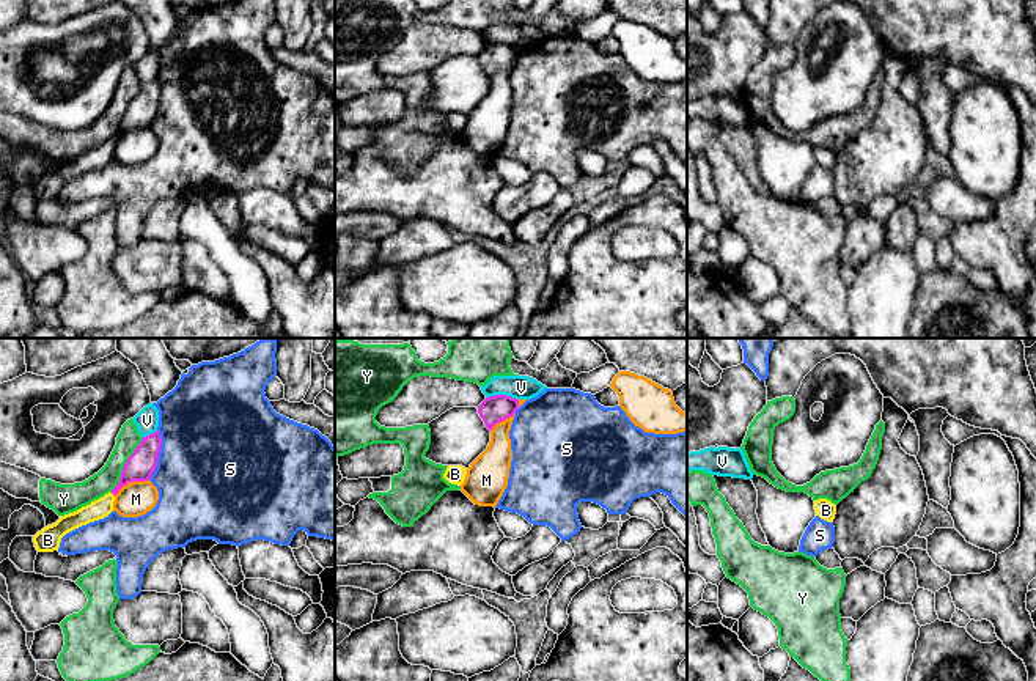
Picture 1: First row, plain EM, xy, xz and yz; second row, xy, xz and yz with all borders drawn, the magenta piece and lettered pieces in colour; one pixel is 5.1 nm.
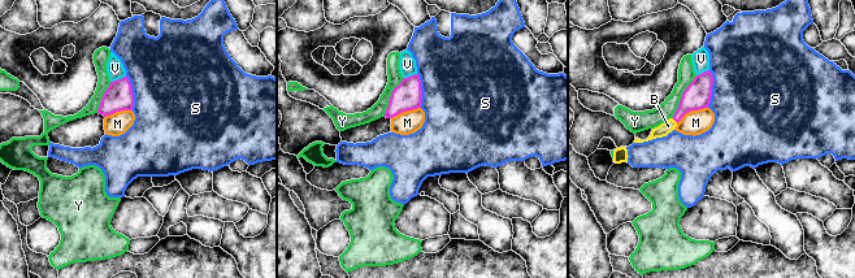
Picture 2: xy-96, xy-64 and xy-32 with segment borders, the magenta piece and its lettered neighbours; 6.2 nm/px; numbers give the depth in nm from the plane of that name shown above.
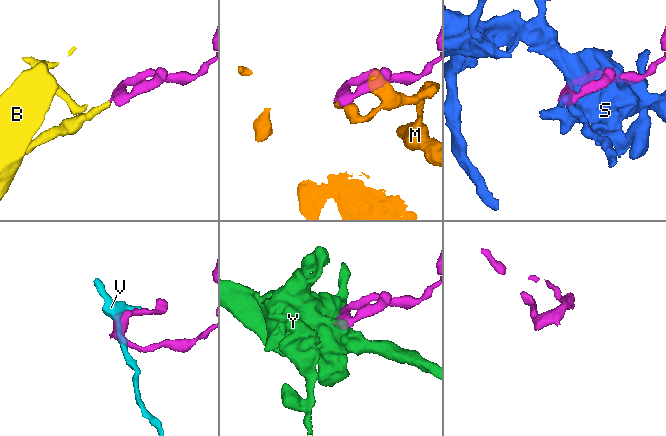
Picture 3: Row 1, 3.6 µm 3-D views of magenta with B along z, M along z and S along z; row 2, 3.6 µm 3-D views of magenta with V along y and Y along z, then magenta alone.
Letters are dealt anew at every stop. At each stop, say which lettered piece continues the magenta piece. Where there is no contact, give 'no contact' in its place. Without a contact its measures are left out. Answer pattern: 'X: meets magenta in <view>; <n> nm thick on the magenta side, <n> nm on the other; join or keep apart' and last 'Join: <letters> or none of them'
B: no contact; join
M: meets magenta in xy; 150 nm thick on the magenta side, 180 nm on the other; keep apart
S: meets magenta in xy; 150 nm thick on the magenta side, 500 nm on the other; keep apart
V: meets magenta in xz; 140 nm thick on the magenta side, 130 nm on the other; keep apart
Y: meets magenta in xy; 150 nm thick on the magenta side, 120 nm on the other; keep apart
Join: B

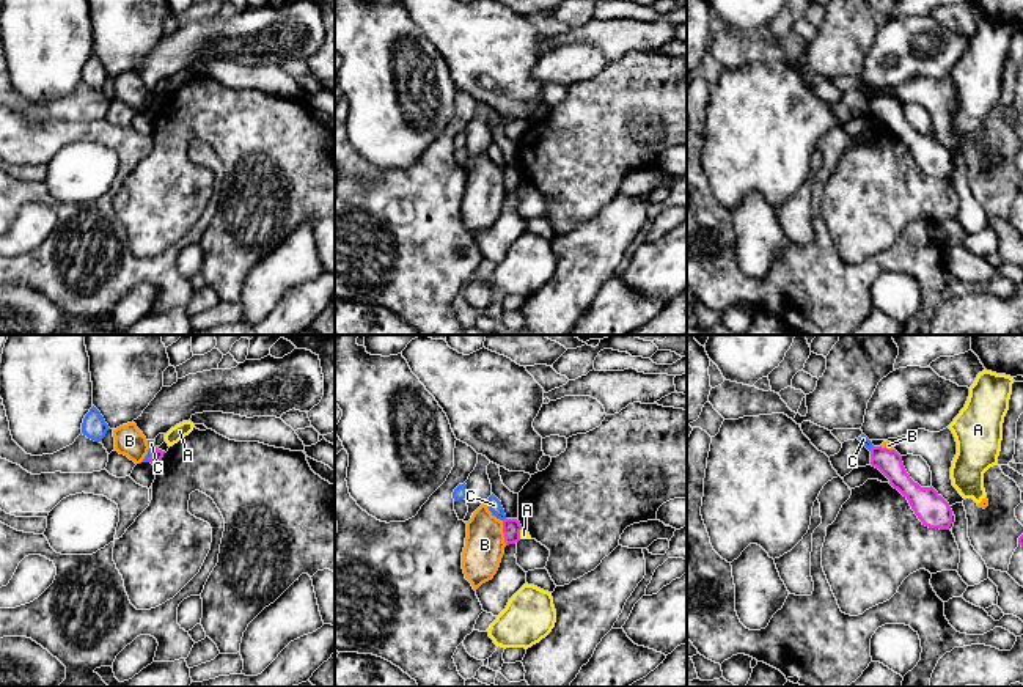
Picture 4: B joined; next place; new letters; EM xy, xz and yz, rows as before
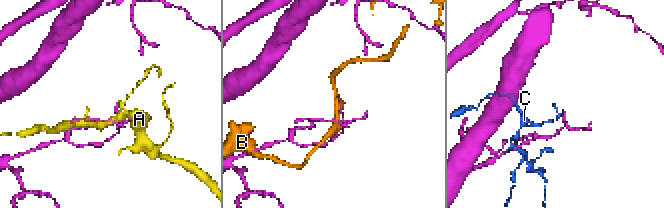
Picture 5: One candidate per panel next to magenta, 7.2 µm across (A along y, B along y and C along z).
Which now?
A: meets magenta in xz; 100 nm thick on the magenta side, 50 nm on the other; keep apart
B: meets magenta in xz; 100 nm thick on the magenta side, 200 nm on the other; keep apart
C: meets magenta in xy; 70 nm thick on the magenta side, 40 nm on the other; keep apart
Join: none of them

